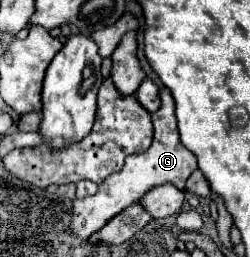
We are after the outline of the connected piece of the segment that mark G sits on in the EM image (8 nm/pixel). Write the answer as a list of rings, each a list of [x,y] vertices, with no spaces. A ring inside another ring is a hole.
[[[162,85],[158,87],[160,93],[160,109],[152,113],[152,123],[154,123],[154,141],[150,149],[142,155],[132,155],[126,159],[122,171],[116,175],[110,175],[106,181],[98,185],[98,193],[92,197],[84,199],[74,199],[72,201],[72,221],[70,221],[70,231],[80,237],[80,239],[90,239],[92,233],[100,231],[114,215],[124,211],[128,205],[136,203],[140,195],[144,195],[148,189],[172,183],[178,189],[184,191],[186,179],[198,169],[196,157],[180,143],[178,139],[178,129],[176,129],[176,115],[174,115],[174,101],[168,89]]]

